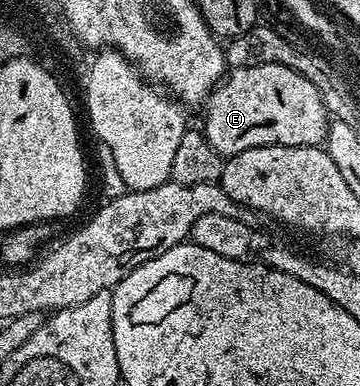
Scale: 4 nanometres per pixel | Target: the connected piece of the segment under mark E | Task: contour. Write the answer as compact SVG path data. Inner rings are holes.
M274 63L232 68L209 94L203 110L207 141L222 157L256 147L315 147L324 144L331 122L316 85Z

